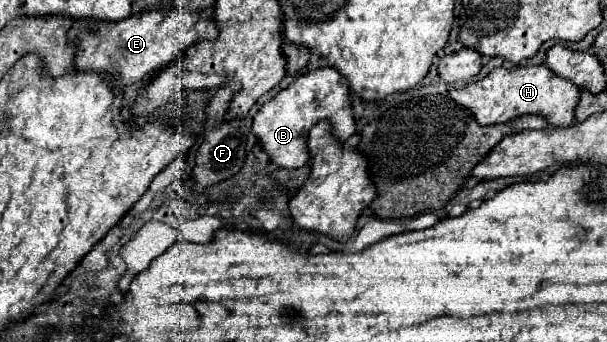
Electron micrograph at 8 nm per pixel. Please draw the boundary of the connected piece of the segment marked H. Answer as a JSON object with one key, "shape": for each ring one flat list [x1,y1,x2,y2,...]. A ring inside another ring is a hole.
{"shape":[[544,64,520,68,494,68,486,78,464,88,450,88,450,98,468,108,480,126,508,122,524,114,538,114,548,118,550,126,566,128,574,124,574,106,580,100,580,90,574,82,554,76]]}

